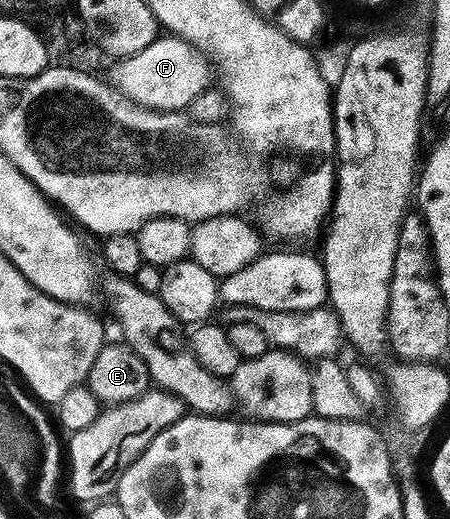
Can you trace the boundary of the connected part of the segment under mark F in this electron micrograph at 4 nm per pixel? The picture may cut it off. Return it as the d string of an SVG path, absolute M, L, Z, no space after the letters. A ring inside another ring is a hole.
M161 35L137 55L118 60L112 71L114 88L131 104L159 112L182 112L211 80L211 67L205 56L187 41L174 35Z

